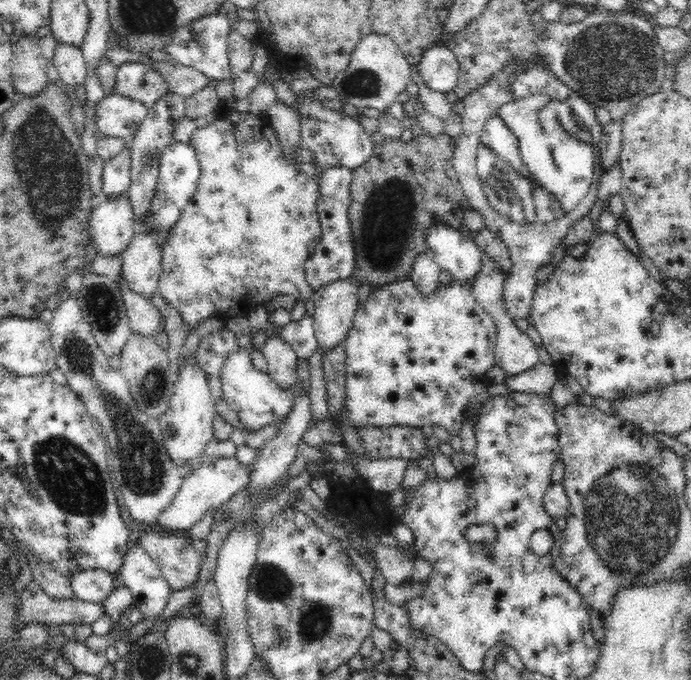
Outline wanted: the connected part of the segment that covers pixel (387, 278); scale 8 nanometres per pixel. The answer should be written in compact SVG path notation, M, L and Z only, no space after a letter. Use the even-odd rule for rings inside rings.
M442 133L436 136L422 134L403 142L401 139L384 139L375 145L373 153L364 164L351 170L350 206L348 217L354 231L354 252L356 268L352 275L364 284L366 280L374 288L387 285L400 279L410 279L415 258L422 253L429 253L425 239L426 229L434 223L446 222L458 229L464 226L464 212L471 206L462 190L459 174L453 165L455 139Z

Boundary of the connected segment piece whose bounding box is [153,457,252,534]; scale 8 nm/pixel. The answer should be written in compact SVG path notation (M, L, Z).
M220 458L215 462L200 465L195 471L185 474L180 488L172 502L157 516L153 526L158 529L188 533L190 528L202 520L202 516L212 508L216 510L221 504L234 498L247 485L252 466L238 465L236 458Z

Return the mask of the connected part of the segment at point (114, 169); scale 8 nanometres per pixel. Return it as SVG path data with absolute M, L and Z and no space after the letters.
M130 143L114 157L104 164L102 171L103 197L124 195L131 183L131 158Z

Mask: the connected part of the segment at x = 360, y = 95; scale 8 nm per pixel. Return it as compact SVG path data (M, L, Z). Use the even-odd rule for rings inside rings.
M370 32L360 38L348 64L348 68L339 72L331 84L339 95L358 108L376 108L380 113L386 112L400 92L406 90L411 80L411 64L400 51L400 47L383 34Z

